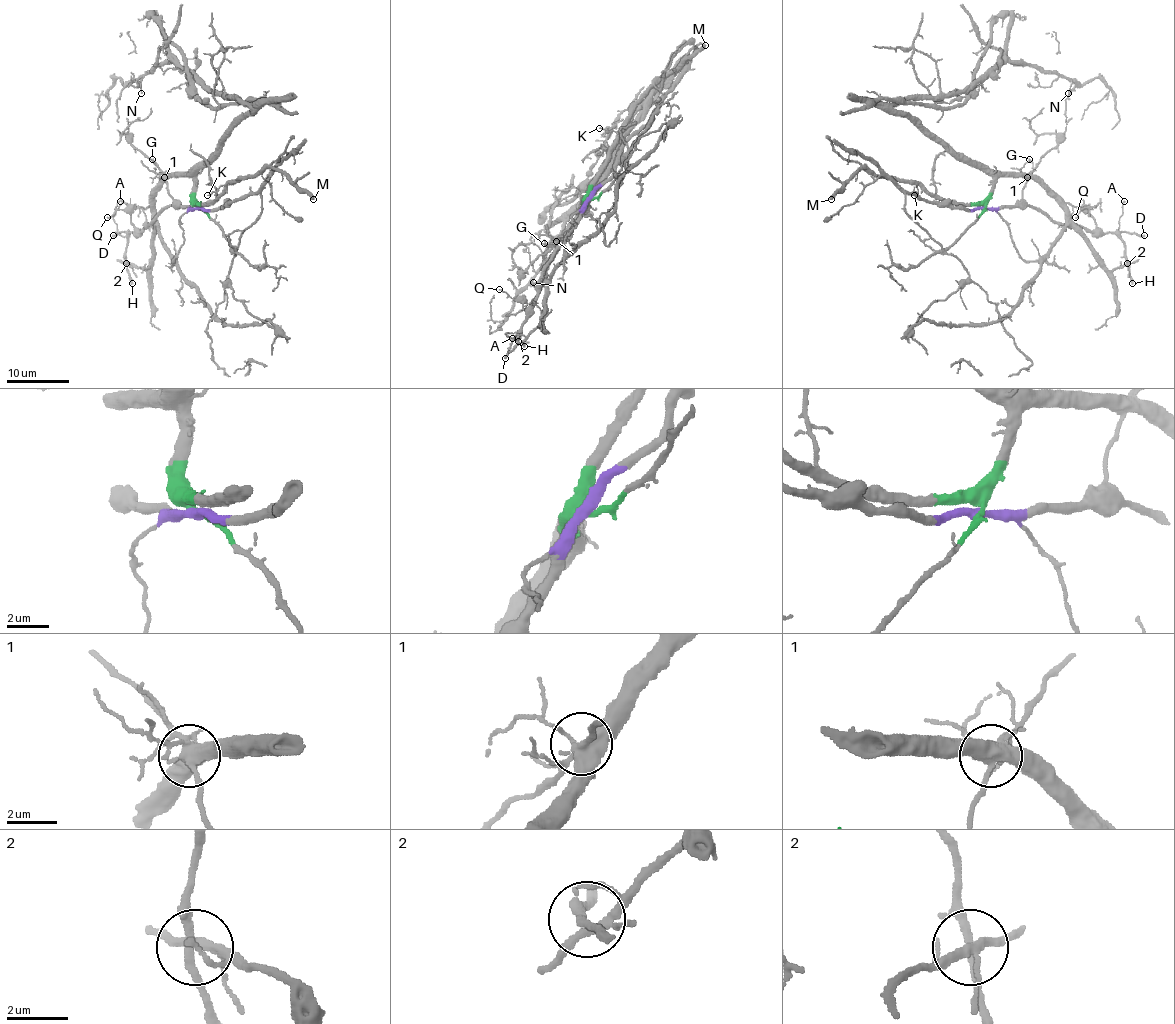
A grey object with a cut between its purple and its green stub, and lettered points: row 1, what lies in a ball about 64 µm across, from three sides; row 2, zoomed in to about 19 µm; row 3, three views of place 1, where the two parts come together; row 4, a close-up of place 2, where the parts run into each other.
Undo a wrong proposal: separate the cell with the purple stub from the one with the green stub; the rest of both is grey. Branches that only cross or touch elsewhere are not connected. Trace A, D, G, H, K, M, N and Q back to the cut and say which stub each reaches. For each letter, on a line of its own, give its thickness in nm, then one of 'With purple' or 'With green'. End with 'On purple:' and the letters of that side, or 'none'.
A: Thickness 110 nm. With purple
D: Thickness 240 nm. With purple
G: Thickness 100 nm. With purple
H: Thickness 280 nm. With purple
K: Thickness 100 nm. With green
M: Thickness 400 nm. With green
N: Thickness 100 nm. With green
Q: Thickness 90 nm. With purple
On purple: A, D, G, H, Q

